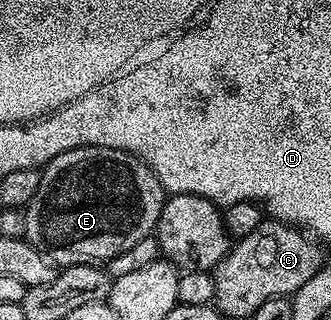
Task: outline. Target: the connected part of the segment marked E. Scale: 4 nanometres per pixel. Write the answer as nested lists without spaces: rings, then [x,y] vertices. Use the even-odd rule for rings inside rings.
[[[78,147],[53,157],[41,171],[41,185],[33,193],[33,201],[25,210],[26,240],[40,253],[47,256],[56,268],[62,269],[90,263],[102,264],[117,257],[125,249],[137,245],[145,236],[154,232],[161,217],[165,192],[161,181],[137,157],[117,149],[104,147]]]

